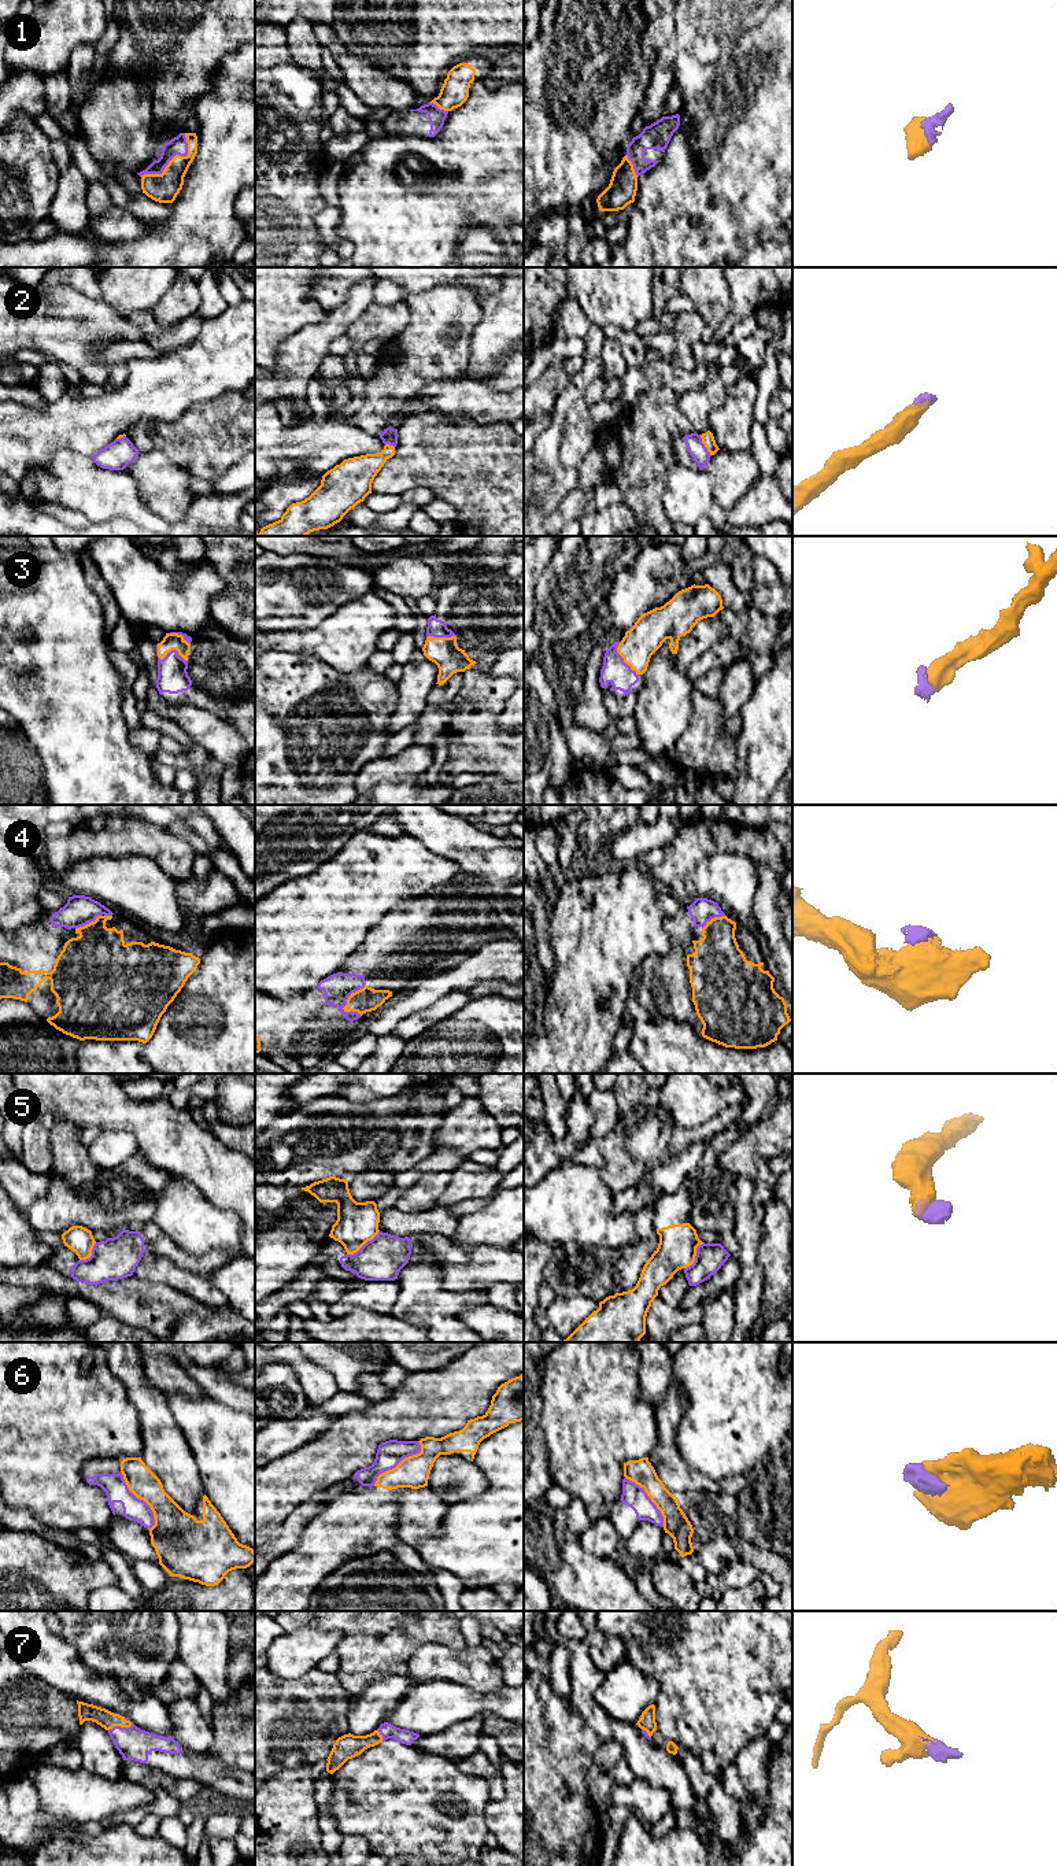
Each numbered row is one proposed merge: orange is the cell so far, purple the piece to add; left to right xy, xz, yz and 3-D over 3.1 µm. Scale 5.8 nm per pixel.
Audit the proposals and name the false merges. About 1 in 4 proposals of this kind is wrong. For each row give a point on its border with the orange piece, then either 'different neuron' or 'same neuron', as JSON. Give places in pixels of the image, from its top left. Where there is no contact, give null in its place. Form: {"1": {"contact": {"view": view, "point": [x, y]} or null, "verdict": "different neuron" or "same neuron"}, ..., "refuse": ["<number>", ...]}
{"1": {"contact": {"view": "xy", "point": [172, 159]}, "verdict": "same neuron"}, "2": {"contact": {"view": "yz", "point": [705, 446]}, "verdict": "same neuron"}, "3": {"contact": {"view": "xy", "point": [166, 654]}, "verdict": "same neuron"}, "4": {"contact": {"view": "xz", "point": [350, 996]}, "verdict": "same neuron"}, "5": {"contact": {"view": "xz", "point": [363, 1244]}, "verdict": "different neuron"}, "6": {"contact": {"view": "xz", "point": [399, 1463]}, "verdict": "different neuron"}, "7": {"contact": {"view": "xy", "point": [119, 1725]}, "verdict": "same neuron"}, "refuse": ["5", "6"]}

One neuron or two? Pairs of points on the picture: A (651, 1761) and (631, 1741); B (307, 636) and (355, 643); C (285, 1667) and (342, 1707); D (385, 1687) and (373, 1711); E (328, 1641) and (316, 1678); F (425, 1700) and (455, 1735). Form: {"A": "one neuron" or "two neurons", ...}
{"A": "one neuron", "B": "one neuron", "C": "two neurons", "D": "one neuron", "E": "two neurons", "F": "two neurons"}

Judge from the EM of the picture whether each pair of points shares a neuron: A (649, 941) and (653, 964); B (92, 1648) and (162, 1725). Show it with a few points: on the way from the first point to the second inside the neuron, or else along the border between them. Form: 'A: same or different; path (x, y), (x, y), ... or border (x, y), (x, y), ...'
A: different; border (671, 939), (668, 952), (649, 954), (639, 970)
B: different; border (113, 1677), (135, 1698), (152, 1692)

